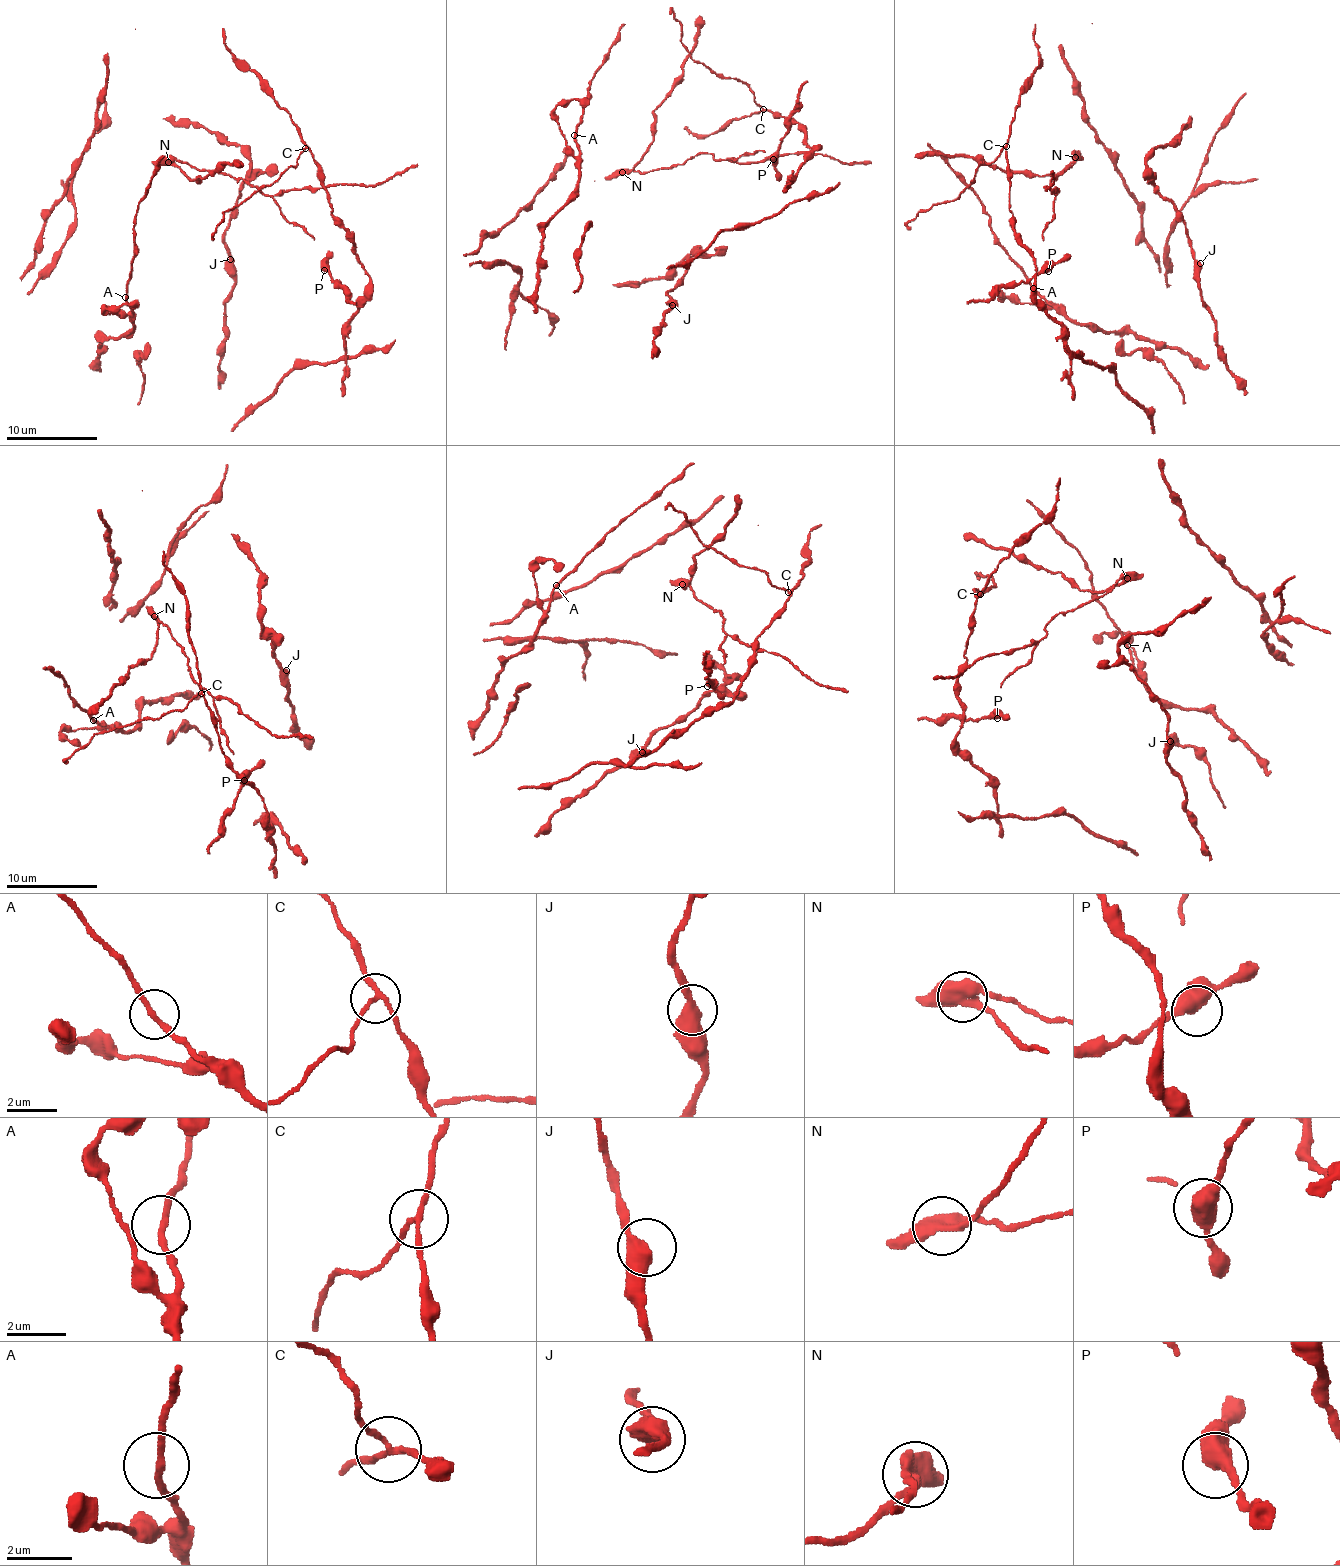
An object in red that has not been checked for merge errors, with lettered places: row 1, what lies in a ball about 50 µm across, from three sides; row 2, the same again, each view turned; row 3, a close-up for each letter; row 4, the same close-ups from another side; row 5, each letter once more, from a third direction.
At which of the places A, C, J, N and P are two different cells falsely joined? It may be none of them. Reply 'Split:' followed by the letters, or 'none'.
Split: C, N

